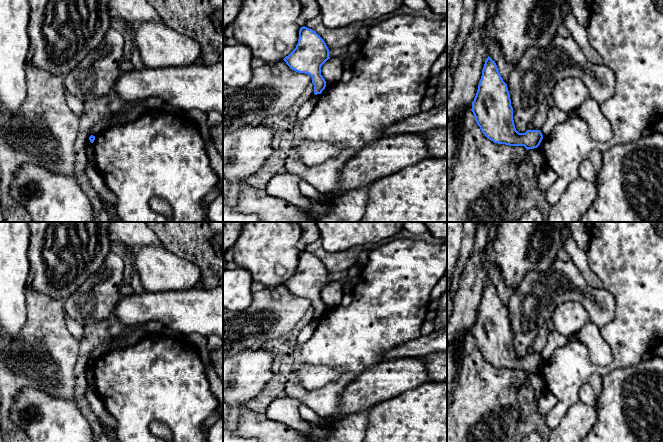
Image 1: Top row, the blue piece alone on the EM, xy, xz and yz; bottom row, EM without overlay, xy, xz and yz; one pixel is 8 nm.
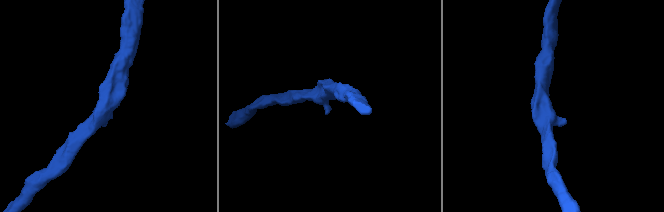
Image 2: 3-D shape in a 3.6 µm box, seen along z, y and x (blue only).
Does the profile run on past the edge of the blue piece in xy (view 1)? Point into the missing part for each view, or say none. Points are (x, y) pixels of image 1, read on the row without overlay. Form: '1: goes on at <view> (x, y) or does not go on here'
1: does not go on here

